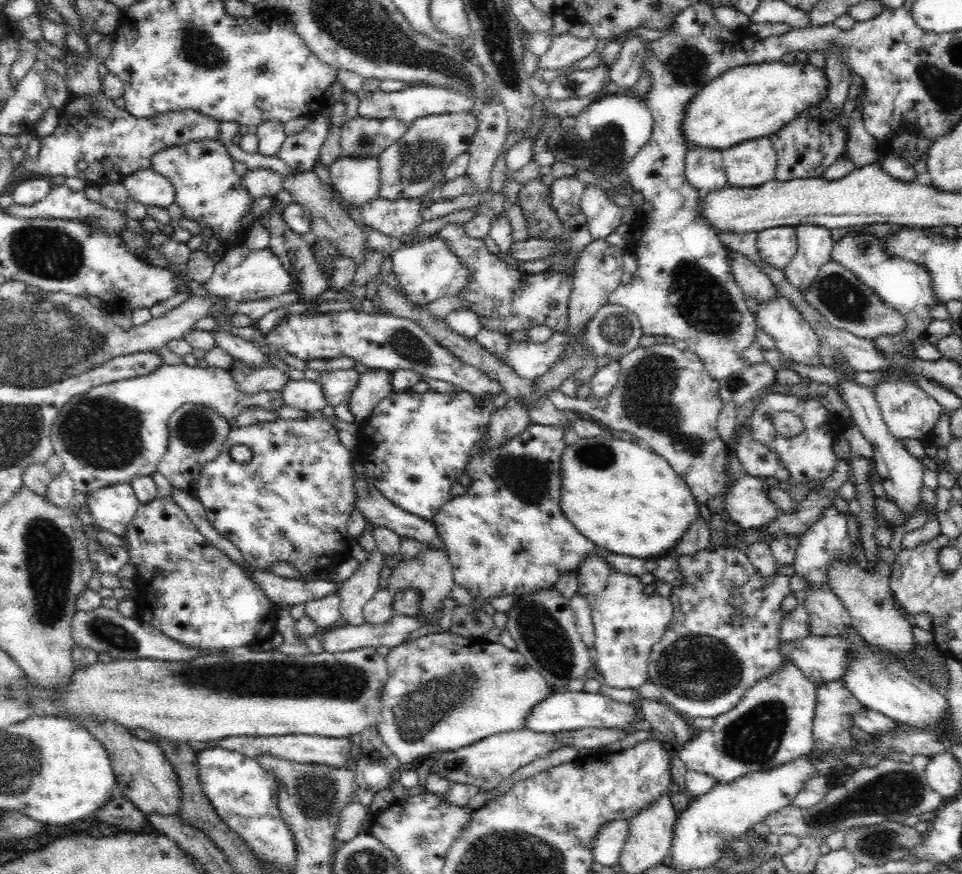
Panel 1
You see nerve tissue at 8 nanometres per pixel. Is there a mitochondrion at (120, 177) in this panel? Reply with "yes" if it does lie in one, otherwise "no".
no

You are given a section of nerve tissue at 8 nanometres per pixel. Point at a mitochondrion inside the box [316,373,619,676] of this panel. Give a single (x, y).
(526, 476)

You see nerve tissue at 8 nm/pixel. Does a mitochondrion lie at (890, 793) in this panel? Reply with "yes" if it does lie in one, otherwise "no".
yes

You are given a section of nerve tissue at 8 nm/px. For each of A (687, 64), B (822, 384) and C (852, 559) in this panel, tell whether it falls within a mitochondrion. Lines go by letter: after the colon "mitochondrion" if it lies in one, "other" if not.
A: mitochondrion
B: other
C: other

